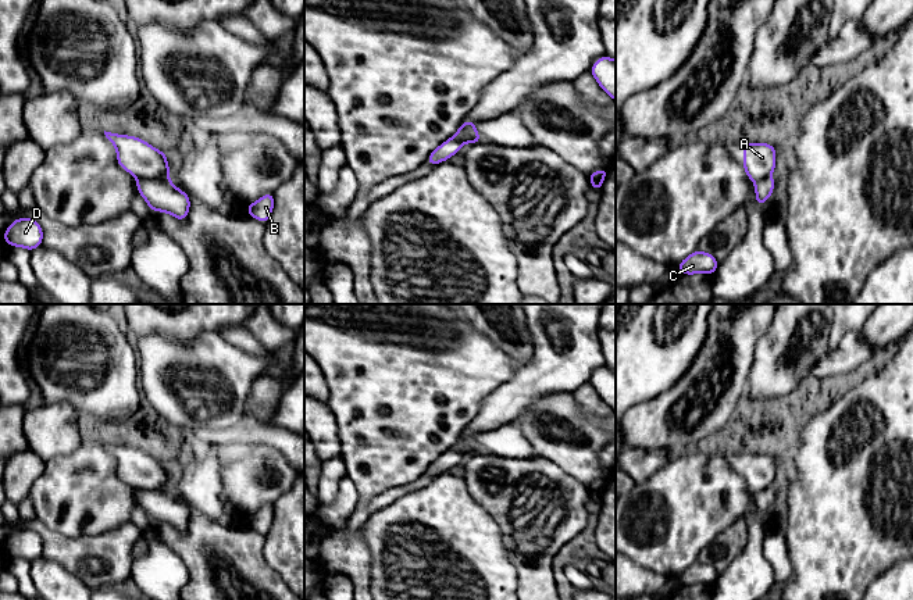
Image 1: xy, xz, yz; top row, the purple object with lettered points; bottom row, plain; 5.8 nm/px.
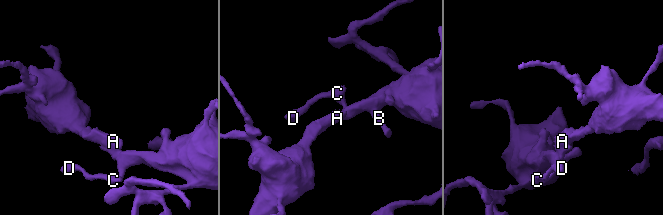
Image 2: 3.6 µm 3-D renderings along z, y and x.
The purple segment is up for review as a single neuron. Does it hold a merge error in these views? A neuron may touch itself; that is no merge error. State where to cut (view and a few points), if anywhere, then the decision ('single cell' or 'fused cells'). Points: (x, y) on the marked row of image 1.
cut xy (167, 175), (136, 178); fused cells

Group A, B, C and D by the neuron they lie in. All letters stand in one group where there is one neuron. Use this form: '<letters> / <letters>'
A / B C D

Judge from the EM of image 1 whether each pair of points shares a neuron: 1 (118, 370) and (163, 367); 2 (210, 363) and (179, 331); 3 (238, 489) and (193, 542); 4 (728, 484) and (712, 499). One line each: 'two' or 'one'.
1: two
2: two
3: two
4: one

